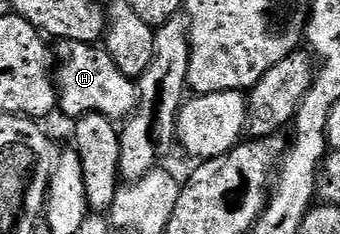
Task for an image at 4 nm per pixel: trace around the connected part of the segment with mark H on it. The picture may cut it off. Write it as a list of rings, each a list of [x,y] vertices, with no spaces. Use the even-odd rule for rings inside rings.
[[[69,42],[60,47],[57,50],[61,59],[57,66],[58,109],[64,110],[71,120],[78,120],[84,114],[104,114],[112,120],[130,118],[139,104],[138,85],[121,72],[106,49],[86,42]]]

